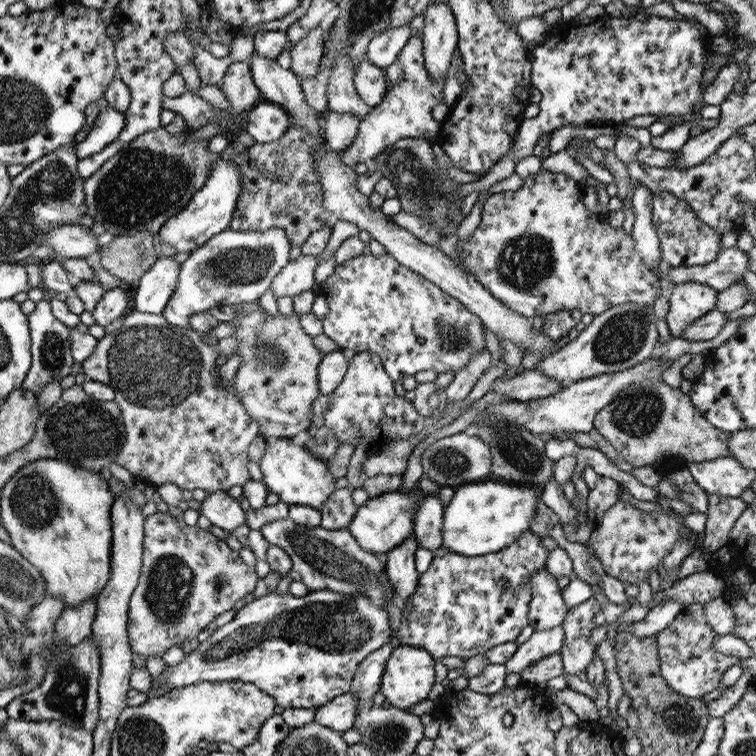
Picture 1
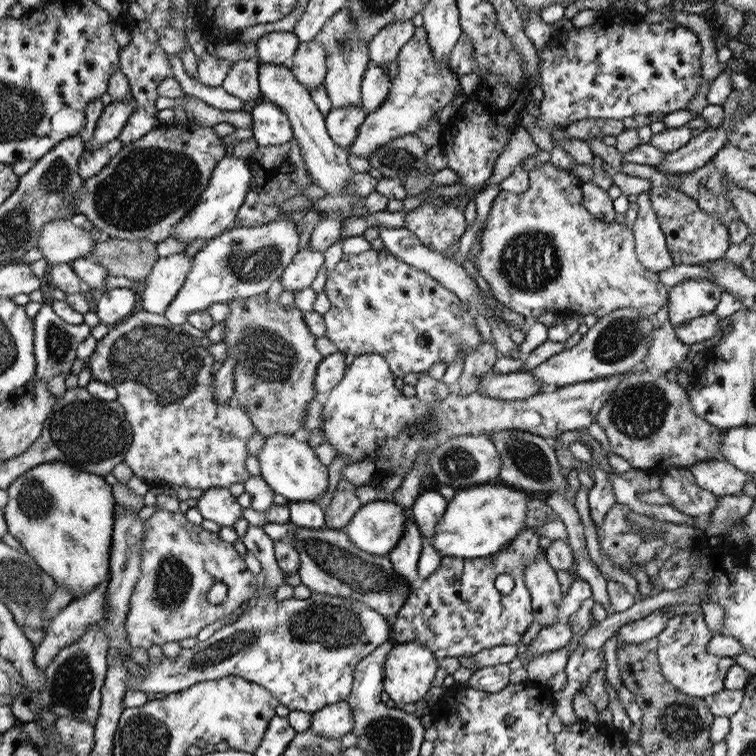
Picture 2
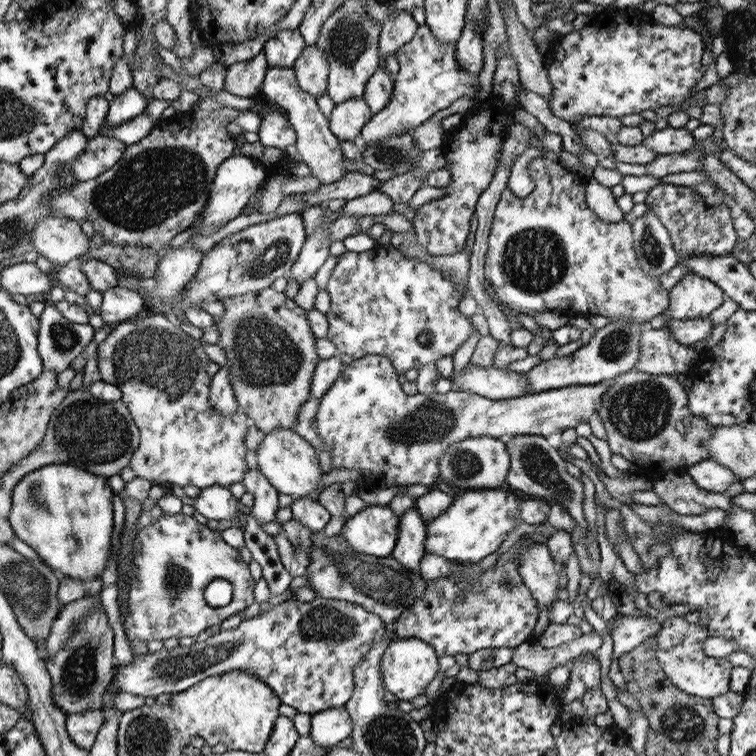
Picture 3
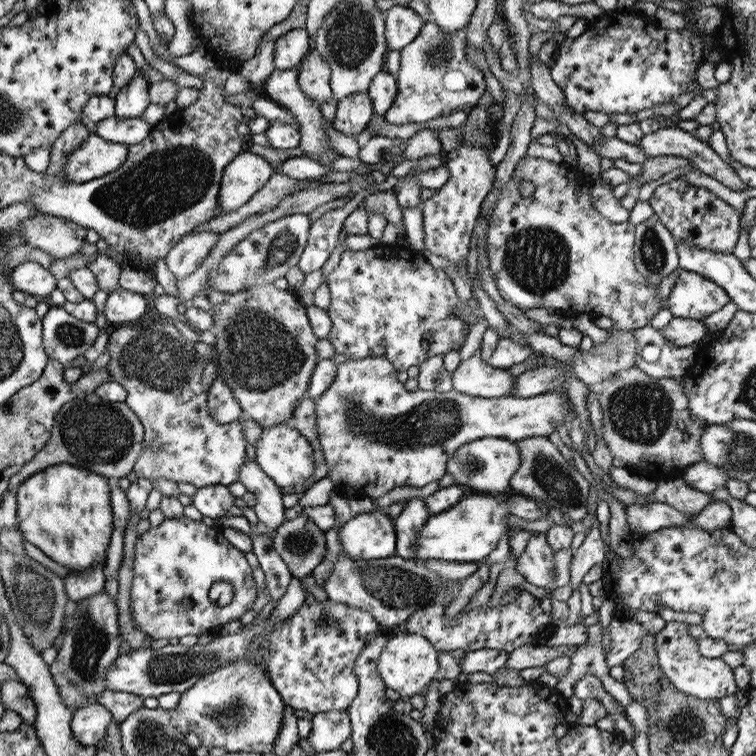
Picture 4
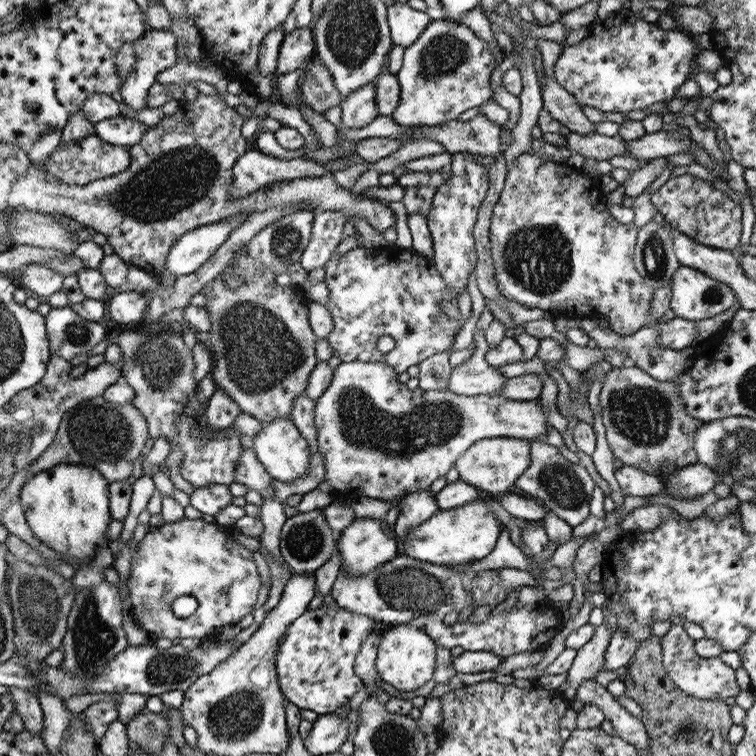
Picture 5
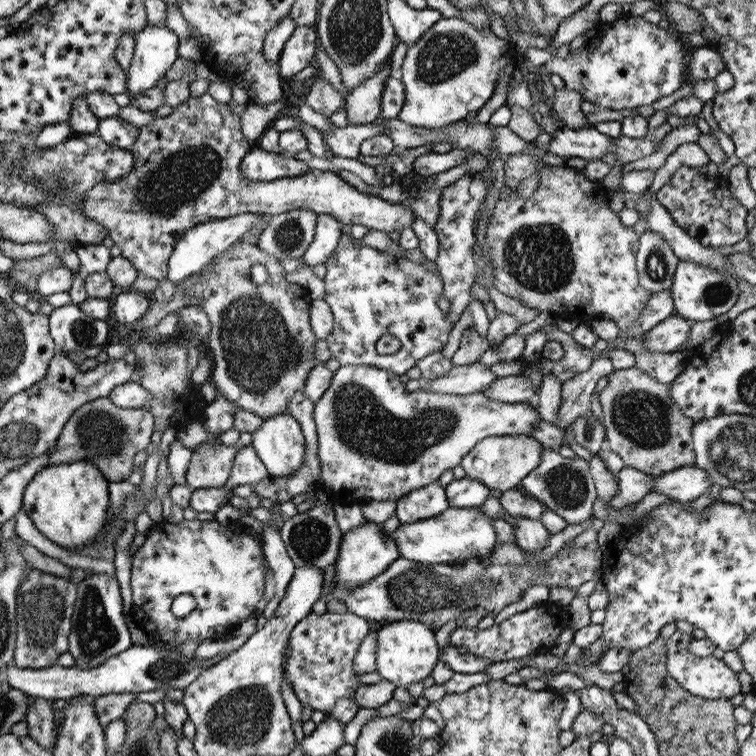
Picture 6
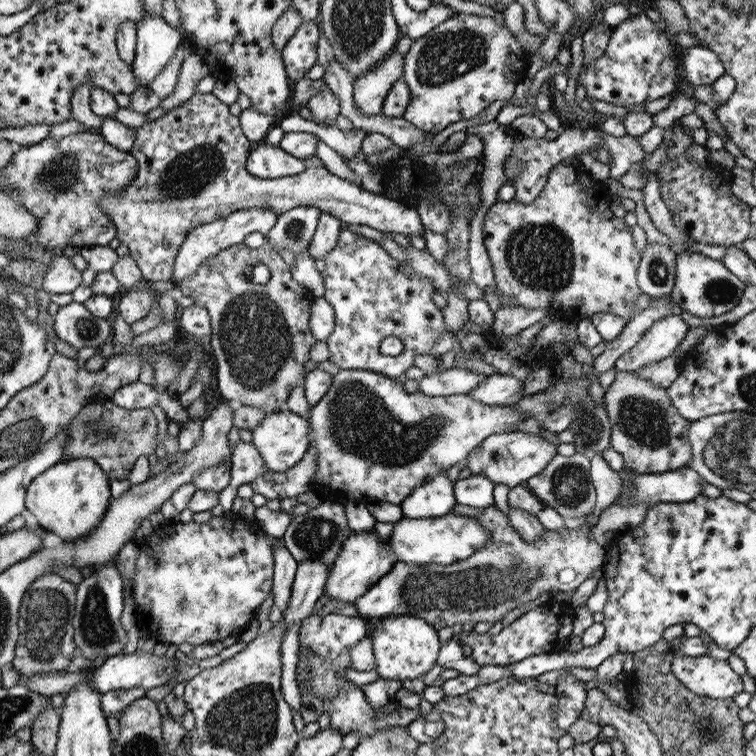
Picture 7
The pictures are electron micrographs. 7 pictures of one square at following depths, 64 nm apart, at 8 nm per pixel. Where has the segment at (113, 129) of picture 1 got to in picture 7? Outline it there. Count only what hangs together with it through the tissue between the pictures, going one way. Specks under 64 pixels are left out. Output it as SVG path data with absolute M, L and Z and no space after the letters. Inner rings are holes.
M149 12L137 24L137 44L135 58L131 64L133 76L141 88L149 88L151 80L165 68L173 58L175 48L181 44L183 36L163 22L161 16L151 16Z

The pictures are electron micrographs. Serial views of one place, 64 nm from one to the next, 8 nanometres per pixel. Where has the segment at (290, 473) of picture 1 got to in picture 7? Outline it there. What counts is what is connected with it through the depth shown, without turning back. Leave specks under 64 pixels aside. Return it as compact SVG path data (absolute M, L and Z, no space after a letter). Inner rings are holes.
M285 410L285 412L271 412L267 414L259 426L251 430L251 444L257 450L257 454L263 458L263 464L269 472L287 472L293 468L307 452L309 448L309 422L303 420L301 416Z

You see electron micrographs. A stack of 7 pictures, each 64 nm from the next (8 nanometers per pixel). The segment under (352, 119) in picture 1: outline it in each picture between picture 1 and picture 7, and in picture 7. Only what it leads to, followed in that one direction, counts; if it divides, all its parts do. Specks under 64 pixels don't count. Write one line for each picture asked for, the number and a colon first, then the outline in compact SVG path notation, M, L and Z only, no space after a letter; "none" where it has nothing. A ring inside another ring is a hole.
2: M341 106L341 108L333 108L327 116L325 116L325 130L329 132L329 136L333 138L333 142L339 148L349 148L355 140L355 136L359 134L359 126L363 124L367 112L363 110L363 106Z
3: M351 98L343 104L337 104L329 116L329 130L339 138L339 142L353 142L361 134L363 124L371 118L371 110L363 98Z
4: M367 92L351 94L337 102L337 110L331 126L345 136L357 136L369 126L371 116L373 116L373 106L369 94Z
5: M371 82L369 86L363 86L361 90L355 90L347 94L341 100L341 122L337 130L341 128L363 128L369 122L373 122L379 112L375 106L375 84Z
6: M387 60L387 64L373 78L363 80L345 96L345 112L349 126L363 126L381 118L381 92L389 76L393 74L391 62Z
7: M393 50L371 72L353 80L353 102L363 114L379 114L387 92L403 76L403 56Z

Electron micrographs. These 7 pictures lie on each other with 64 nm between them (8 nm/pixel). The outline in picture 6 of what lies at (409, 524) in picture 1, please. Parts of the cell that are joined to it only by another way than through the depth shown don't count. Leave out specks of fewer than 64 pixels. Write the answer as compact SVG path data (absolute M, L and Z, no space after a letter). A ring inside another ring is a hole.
M361 524L359 528L351 528L349 532L343 534L341 544L339 544L339 556L335 560L335 586L333 588L343 588L343 590L353 590L373 576L379 576L393 564L393 560L401 558L397 552L397 546L391 538L391 534L381 530L381 524Z

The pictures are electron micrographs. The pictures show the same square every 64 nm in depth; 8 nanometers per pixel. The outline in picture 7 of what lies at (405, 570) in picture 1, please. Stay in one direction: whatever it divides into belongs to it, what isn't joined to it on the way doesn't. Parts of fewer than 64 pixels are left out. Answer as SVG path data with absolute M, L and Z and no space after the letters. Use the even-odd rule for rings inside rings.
M445 472L435 476L431 482L419 486L399 506L403 518L441 518L455 506L453 480L447 480Z

